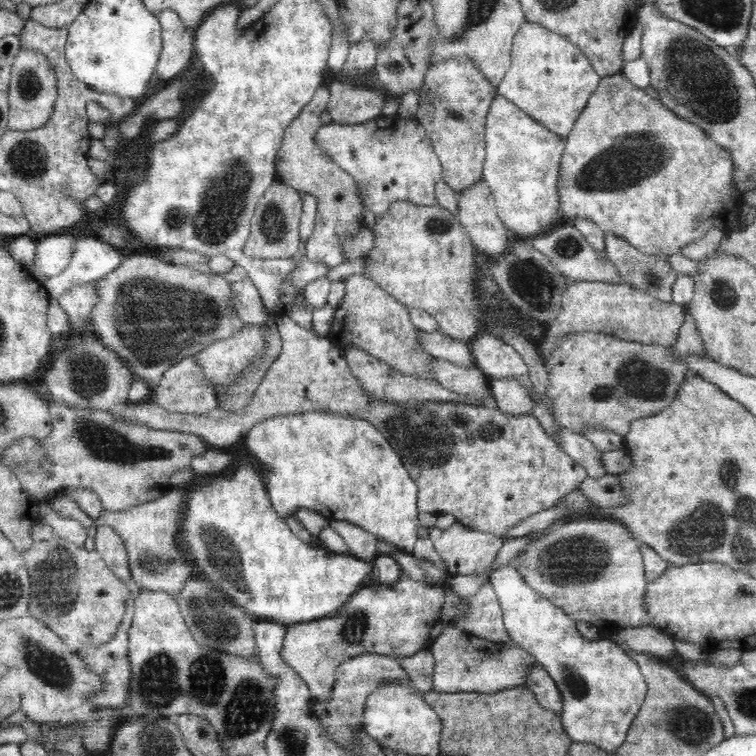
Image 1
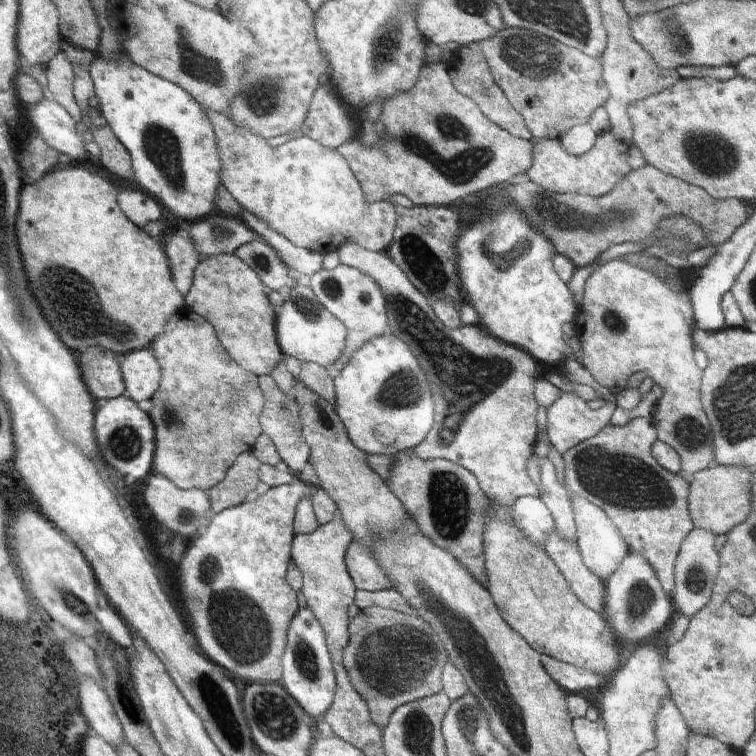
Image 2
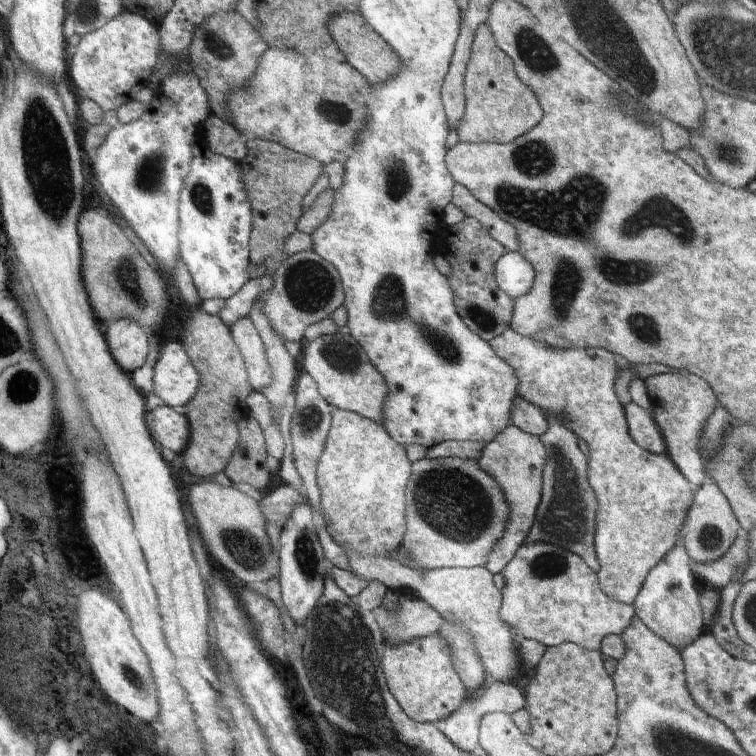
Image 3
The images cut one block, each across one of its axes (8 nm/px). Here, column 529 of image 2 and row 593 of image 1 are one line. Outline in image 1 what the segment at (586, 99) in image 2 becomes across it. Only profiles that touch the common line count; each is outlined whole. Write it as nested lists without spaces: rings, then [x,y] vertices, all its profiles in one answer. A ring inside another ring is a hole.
[[[54,536],[48,540],[34,541],[30,550],[25,550],[21,555],[31,580],[30,615],[54,631],[68,648],[76,653],[85,646],[95,647],[107,643],[115,635],[125,613],[124,604],[130,598],[130,589],[108,568],[96,549],[87,550]]]

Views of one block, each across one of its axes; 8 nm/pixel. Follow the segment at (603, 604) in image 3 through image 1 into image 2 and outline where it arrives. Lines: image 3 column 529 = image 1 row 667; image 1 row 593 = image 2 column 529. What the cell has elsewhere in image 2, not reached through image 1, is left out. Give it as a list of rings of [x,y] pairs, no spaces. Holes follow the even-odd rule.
[[[520,496],[511,507],[514,524],[534,543],[543,545],[555,521],[542,499],[539,496]]]

